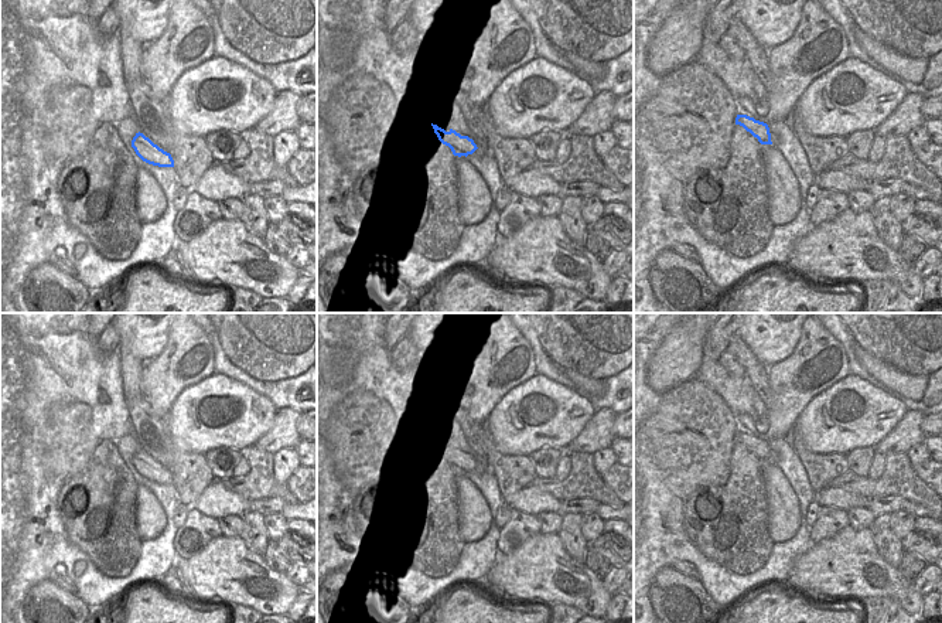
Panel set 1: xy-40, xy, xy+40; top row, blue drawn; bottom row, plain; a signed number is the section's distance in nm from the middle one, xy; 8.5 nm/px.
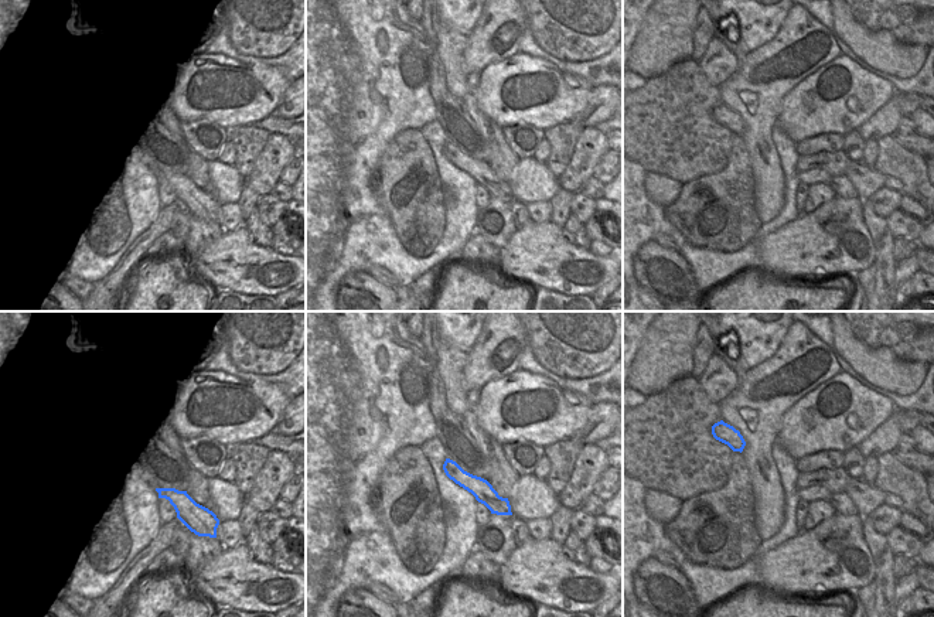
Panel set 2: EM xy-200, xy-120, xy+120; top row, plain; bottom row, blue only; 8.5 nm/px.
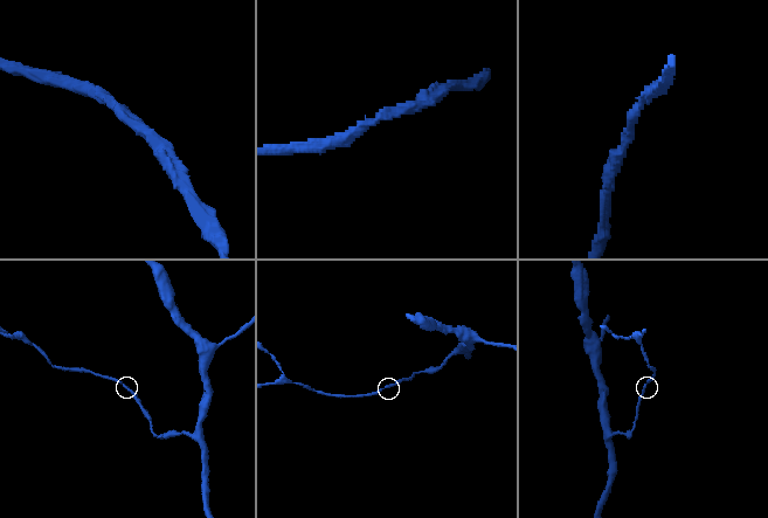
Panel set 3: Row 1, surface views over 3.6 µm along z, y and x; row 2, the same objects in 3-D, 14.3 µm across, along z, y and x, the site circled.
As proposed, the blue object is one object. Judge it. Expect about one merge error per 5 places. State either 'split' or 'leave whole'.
leave whole

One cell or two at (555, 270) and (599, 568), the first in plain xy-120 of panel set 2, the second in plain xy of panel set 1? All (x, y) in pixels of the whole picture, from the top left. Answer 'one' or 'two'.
two

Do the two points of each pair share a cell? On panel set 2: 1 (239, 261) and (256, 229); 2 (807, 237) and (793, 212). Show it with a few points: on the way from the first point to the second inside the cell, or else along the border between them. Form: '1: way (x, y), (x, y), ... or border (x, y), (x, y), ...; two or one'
1: border (244, 227), (256, 244), (271, 248); two
2: border (801, 212), (767, 235); two

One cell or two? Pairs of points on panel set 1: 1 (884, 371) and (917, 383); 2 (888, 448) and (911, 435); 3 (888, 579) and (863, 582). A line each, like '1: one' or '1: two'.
1: one
2: one
3: one

